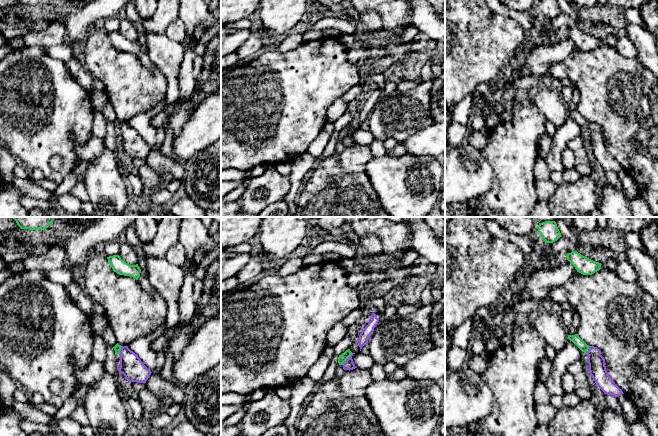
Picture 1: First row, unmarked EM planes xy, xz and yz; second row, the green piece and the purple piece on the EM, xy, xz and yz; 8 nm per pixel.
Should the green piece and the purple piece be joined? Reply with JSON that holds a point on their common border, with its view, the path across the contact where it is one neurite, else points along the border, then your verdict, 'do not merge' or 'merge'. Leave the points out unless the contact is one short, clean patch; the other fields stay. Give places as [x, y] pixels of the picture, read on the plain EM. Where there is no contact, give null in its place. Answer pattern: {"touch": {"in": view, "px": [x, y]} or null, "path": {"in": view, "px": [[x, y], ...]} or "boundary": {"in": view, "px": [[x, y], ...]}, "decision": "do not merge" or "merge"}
{"touch": {"in": "xz", "px": [347, 134]}, "boundary": {"in": "xz", "px": [[352, 129], [342, 141]]}, "decision": "do not merge"}

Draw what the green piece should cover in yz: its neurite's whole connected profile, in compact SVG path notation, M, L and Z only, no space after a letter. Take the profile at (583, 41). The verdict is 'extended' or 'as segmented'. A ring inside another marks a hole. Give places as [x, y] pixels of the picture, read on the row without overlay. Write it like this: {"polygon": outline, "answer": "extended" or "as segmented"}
{"polygon": "M577 27L567 29L567 36L583 51L592 51L600 46L601 39L595 38Z", "answer": "as segmented"}

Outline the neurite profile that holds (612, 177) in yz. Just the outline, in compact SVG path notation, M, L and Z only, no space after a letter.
M605 170L605 176L606 176L608 182L609 182L613 187L615 187L617 190L622 191L622 192L625 194L623 185L622 185L620 179L619 179L617 173L615 173L615 172L613 172L613 171L610 171L610 170Z

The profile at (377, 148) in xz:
M378 139L373 141L373 143L370 145L370 149L373 154L373 157L380 157L386 154L383 142Z

